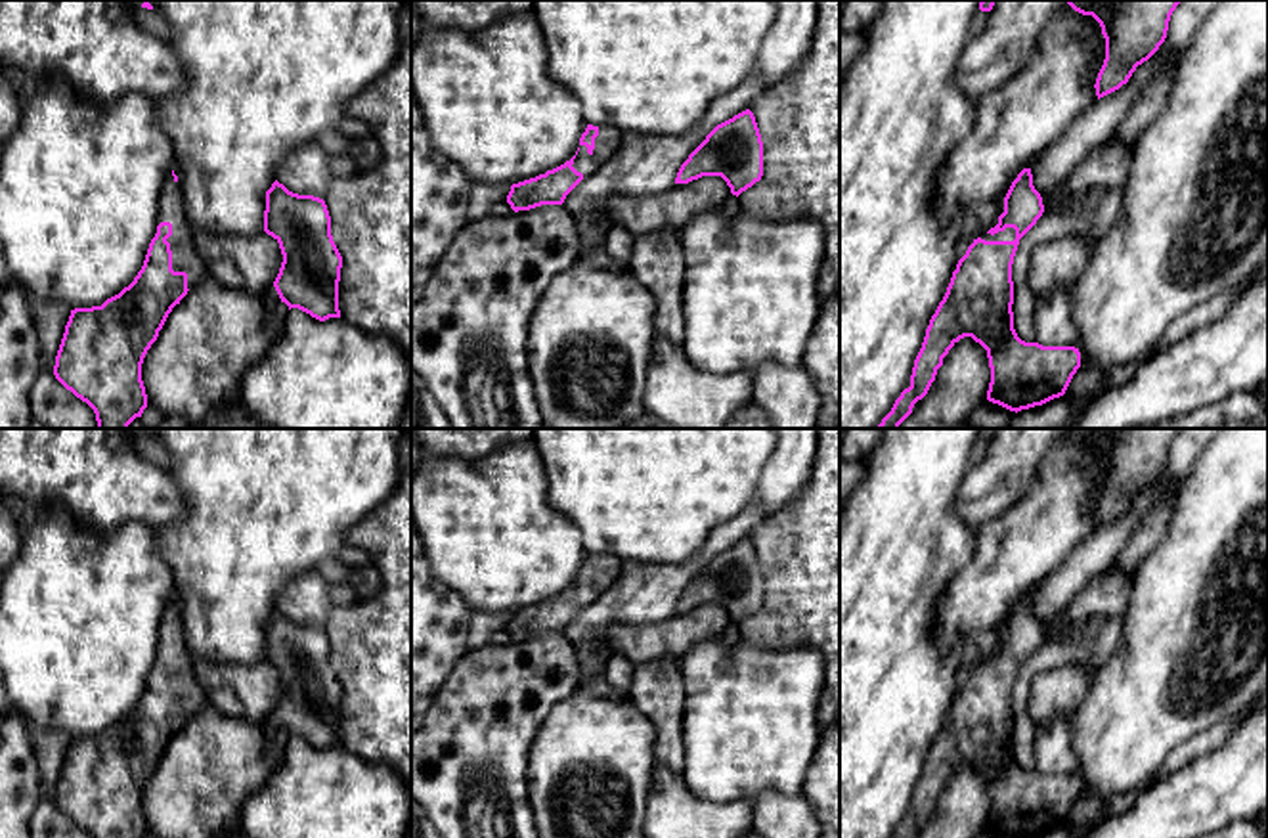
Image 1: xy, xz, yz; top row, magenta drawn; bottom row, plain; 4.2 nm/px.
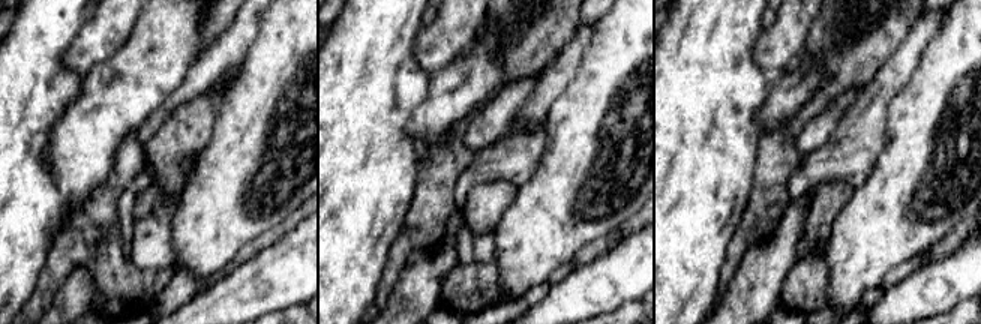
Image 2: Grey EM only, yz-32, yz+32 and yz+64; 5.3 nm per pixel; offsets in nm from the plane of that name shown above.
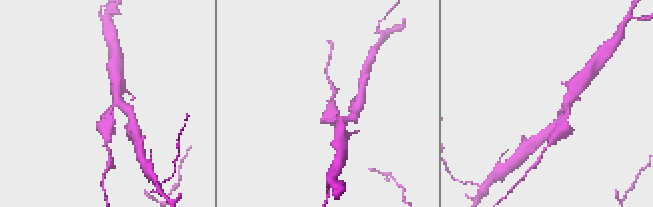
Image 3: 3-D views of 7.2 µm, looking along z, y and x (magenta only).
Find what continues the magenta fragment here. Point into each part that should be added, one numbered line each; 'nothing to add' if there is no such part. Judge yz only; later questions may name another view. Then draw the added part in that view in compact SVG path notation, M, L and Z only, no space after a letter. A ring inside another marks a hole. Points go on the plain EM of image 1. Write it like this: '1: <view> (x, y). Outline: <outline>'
1: yz (1008, 662). Outline: M1006 656L1004 660L998 660L995 664L983 662L981 668L985 668L985 670L1014 670L1016 668L1016 658Z

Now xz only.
1: xz (609, 569). Outline: M599 555L599 564L595 566L595 578L589 584L585 574L579 574L579 580L574 587L574 597L583 603L583 606L591 605L599 597L602 597L620 578L623 561L616 555Z

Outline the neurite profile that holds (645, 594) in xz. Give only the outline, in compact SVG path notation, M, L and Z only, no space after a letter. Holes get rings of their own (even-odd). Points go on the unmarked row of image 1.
M757 492L746 507L711 530L706 543L683 564L643 564L625 561L618 582L597 601L583 606L564 628L564 635L581 645L591 633L608 645L608 628L656 626L675 614L677 601L689 584L721 551L750 538L761 520Z

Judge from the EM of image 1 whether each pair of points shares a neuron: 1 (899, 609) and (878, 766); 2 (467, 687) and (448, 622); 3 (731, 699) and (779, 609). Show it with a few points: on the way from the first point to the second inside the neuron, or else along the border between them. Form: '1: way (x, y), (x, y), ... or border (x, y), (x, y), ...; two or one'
1: way (878, 647), (878, 727); one
2: border (469, 647), (433, 695); two
3: border (743, 638), (765, 647), (806, 645); two

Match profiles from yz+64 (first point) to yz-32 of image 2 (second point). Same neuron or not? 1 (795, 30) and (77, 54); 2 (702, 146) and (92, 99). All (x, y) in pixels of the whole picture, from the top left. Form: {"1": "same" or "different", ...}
{"1": "same", "2": "different"}

